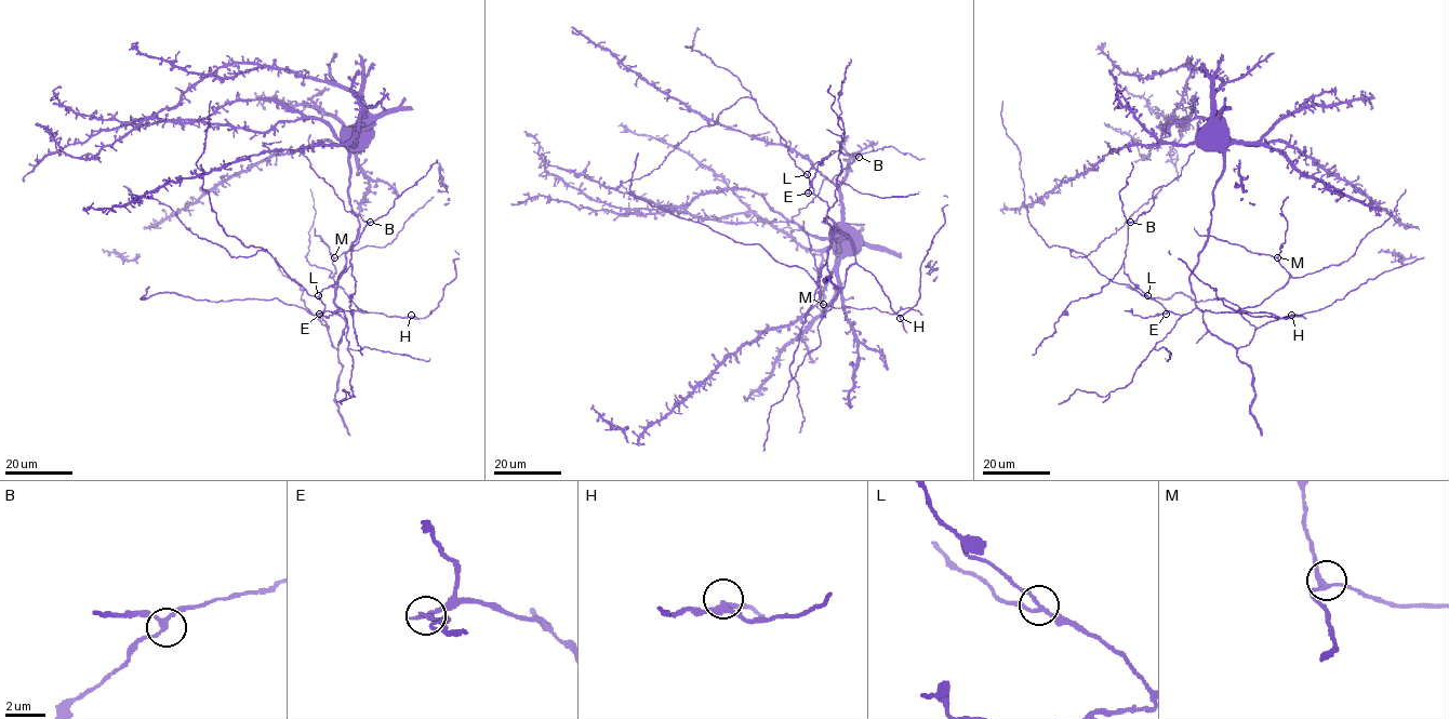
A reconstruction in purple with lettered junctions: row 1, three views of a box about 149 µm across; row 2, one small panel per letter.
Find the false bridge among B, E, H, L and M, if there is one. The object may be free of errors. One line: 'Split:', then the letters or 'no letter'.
Split: E

